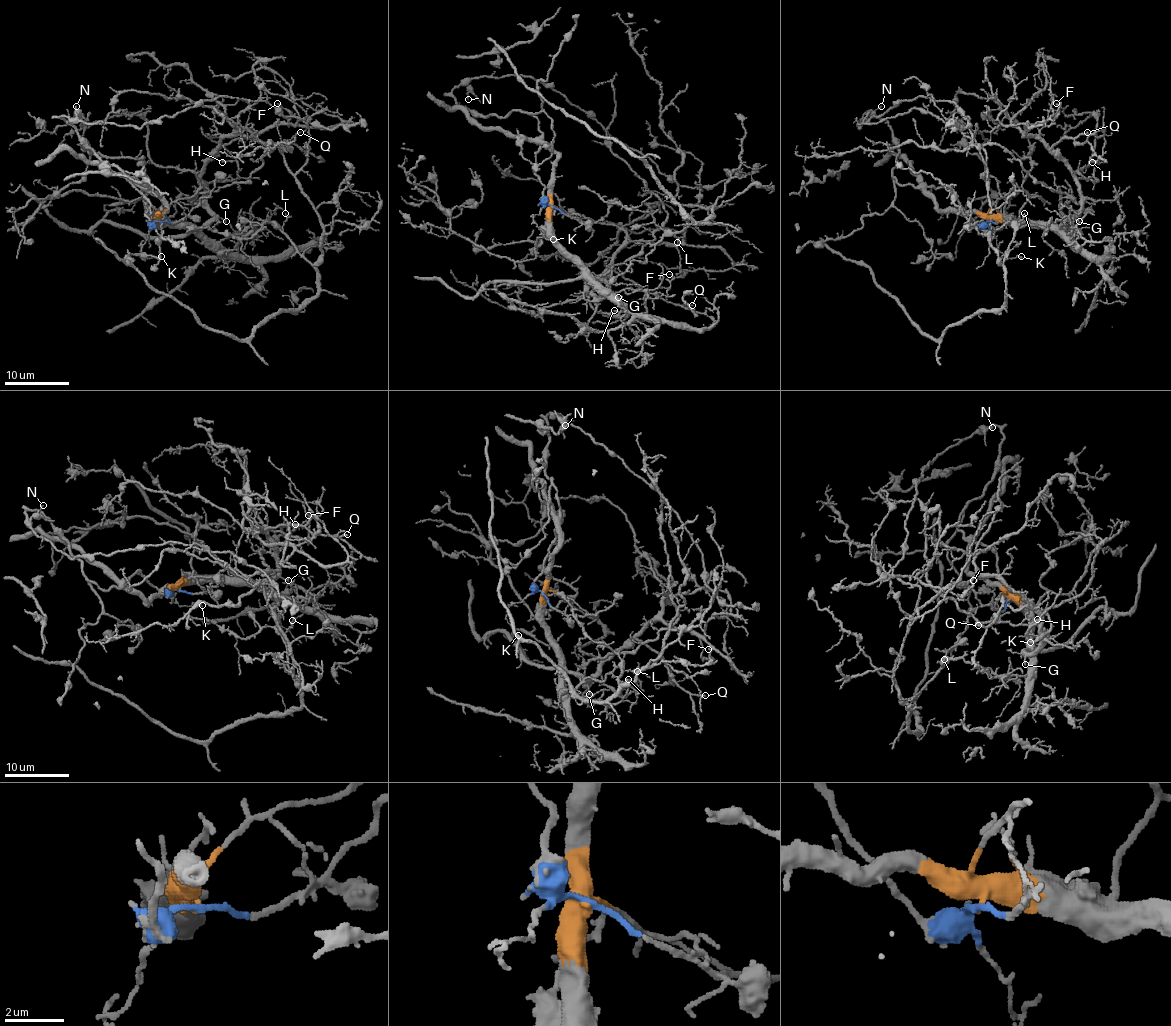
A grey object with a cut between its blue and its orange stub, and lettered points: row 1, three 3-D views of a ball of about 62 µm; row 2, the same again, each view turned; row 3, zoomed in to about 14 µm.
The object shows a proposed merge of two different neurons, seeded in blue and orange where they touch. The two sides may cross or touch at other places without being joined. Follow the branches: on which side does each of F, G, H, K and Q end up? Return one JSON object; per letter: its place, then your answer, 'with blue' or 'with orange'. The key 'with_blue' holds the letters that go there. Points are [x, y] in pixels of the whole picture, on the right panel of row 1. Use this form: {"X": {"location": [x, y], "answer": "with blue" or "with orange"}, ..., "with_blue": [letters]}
{"F": {"location": [1056, 103], "answer": "with orange"}, "G": {"location": [1079, 221], "answer": "with orange"}, "H": {"location": [1092, 162], "answer": "with orange"}, "K": {"location": [1021, 256], "answer": "with blue"}, "Q": {"location": [1087, 132], "answer": "with orange"}, "with_blue": ["K"]}

